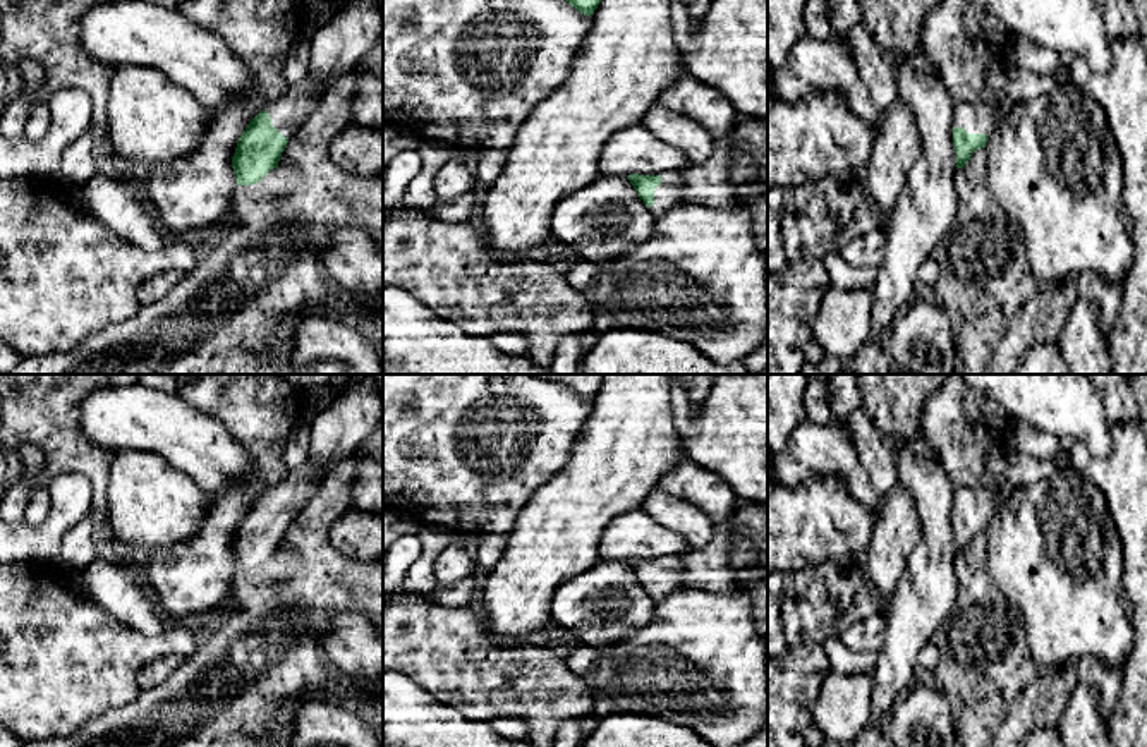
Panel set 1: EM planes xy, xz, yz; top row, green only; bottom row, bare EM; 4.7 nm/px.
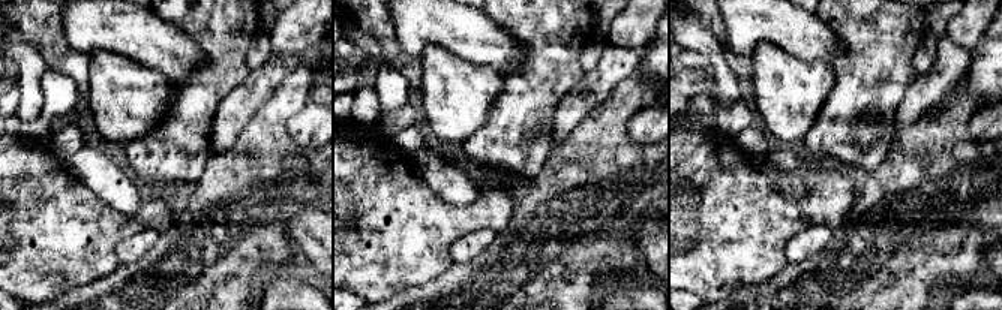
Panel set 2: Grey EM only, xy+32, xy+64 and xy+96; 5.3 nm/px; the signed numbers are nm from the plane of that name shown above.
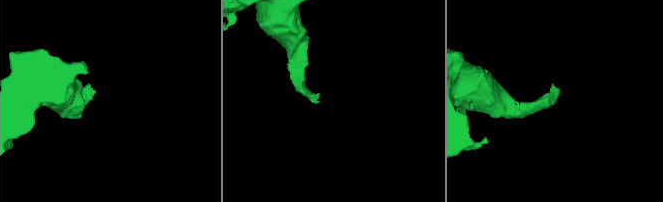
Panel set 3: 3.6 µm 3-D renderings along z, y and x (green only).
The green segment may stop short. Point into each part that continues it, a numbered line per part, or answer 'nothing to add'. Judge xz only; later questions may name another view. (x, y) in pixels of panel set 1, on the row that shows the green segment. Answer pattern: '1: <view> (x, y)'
1: xz (668, 194)

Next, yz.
1: yz (974, 117)

